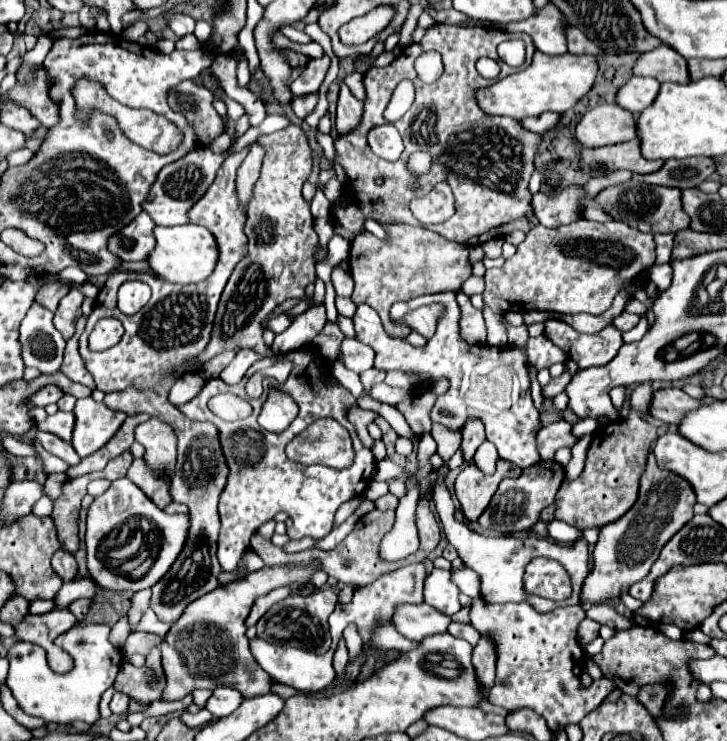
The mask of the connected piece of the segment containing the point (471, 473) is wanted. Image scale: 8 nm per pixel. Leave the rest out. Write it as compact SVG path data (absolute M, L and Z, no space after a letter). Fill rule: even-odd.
M498 459L496 463L496 471L492 475L484 473L478 469L478 465L474 461L470 461L458 475L456 479L456 497L462 505L464 515L470 521L476 521L482 511L488 507L492 495L496 493L498 485L502 479L506 477L518 477L520 475L520 467L512 465L510 461Z

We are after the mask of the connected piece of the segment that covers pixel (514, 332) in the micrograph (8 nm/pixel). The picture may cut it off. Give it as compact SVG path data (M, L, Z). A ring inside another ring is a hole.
M504 315L502 321L503 325L508 331L508 345L510 347L518 347L520 349L522 349L522 347L525 347L529 338L527 326L511 326L506 322Z

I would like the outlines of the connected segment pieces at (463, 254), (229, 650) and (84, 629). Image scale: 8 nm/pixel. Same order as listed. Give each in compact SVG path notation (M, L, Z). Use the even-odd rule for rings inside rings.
M384 225L388 231L388 241L378 241L370 233L362 233L352 241L350 247L350 269L354 279L352 301L356 305L370 305L378 311L388 335L410 335L412 329L406 325L394 325L390 319L390 307L402 299L414 299L426 293L460 291L460 285L472 275L468 263L468 247L444 239L442 235L410 225ZM388 247L394 247L388 251ZM454 247L454 251L450 249Z
M312 561L310 565L278 565L278 567L262 567L240 581L220 585L204 597L190 603L182 617L170 627L162 641L162 667L166 673L166 689L162 699L174 701L186 697L192 689L216 689L220 685L228 685L238 689L244 699L260 697L270 691L270 677L256 665L246 637L246 617L250 613L256 597L292 583L306 583L316 571L320 571L320 561Z
M78 623L70 631L60 635L56 639L56 645L70 653L70 657L74 659L74 667L68 673L54 673L48 665L46 651L40 645L16 641L8 649L10 671L6 685L12 689L14 699L26 713L42 717L46 723L70 725L70 721L80 719L92 725L100 717L100 697L108 687L112 687L124 655L110 643L110 625L106 623Z

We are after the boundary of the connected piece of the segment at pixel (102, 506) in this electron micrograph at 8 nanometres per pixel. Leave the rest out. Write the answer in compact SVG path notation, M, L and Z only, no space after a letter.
M130 479L112 481L110 489L96 497L88 509L86 521L86 549L88 549L88 571L92 579L110 591L140 591L152 587L176 561L188 533L188 515L168 515L158 509Z

